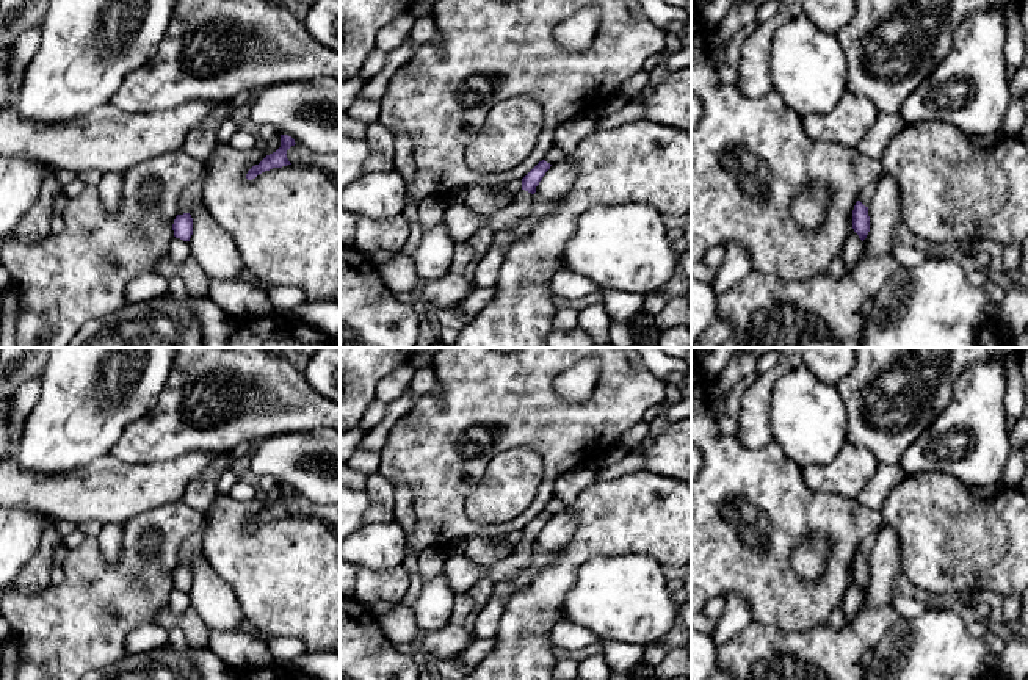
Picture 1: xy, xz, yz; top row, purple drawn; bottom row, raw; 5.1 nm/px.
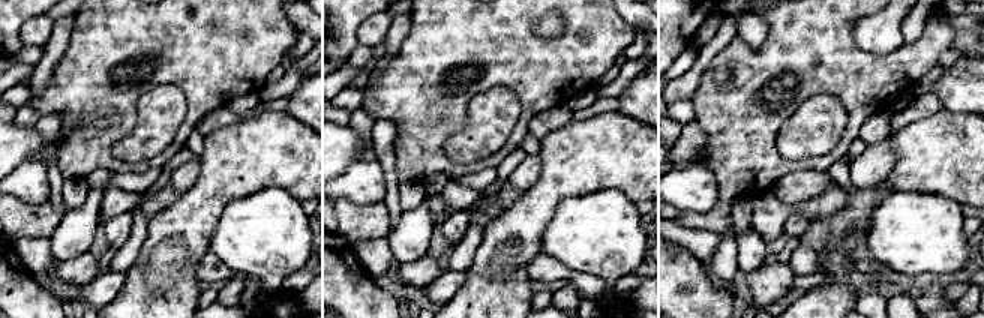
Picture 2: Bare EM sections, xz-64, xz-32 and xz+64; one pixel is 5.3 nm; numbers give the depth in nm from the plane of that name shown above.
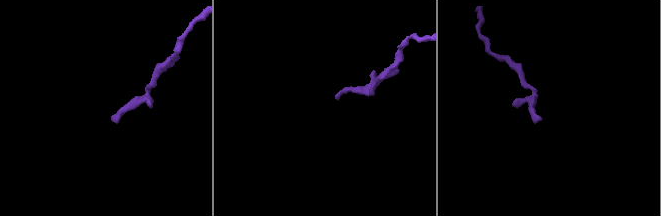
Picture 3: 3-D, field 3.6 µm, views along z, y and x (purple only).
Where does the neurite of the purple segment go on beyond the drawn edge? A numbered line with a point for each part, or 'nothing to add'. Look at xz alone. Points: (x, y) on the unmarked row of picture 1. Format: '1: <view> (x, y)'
1: xz (461, 574)

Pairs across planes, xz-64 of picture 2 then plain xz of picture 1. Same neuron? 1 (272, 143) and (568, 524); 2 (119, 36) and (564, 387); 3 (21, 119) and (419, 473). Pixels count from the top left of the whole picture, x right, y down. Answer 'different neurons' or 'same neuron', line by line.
1: different neurons
2: different neurons
3: different neurons

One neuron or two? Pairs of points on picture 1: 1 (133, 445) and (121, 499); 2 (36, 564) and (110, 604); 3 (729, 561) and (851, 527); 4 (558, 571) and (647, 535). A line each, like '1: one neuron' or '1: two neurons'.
1: two neurons
2: two neurons
3: one neuron
4: one neuron

